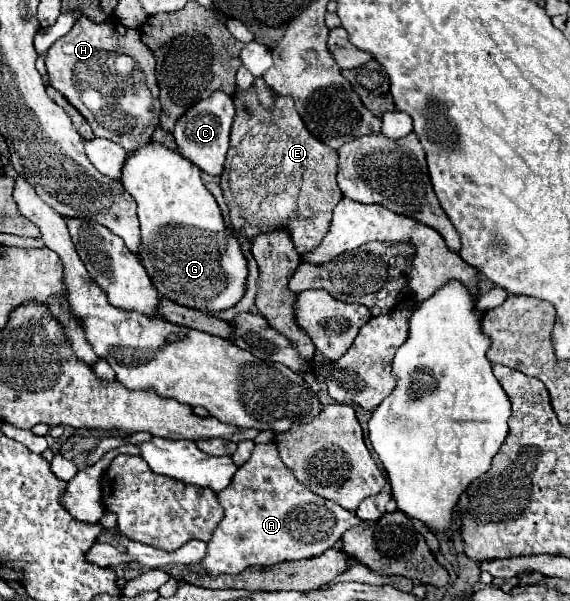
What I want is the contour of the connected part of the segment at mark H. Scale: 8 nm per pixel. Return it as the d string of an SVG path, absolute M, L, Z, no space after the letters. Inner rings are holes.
M83 16L43 58L51 86L83 114L95 136L121 144L127 152L151 140L161 112L159 88L155 80L155 58L141 42L137 28L127 28L119 20L115 20L115 24L97 24Z

